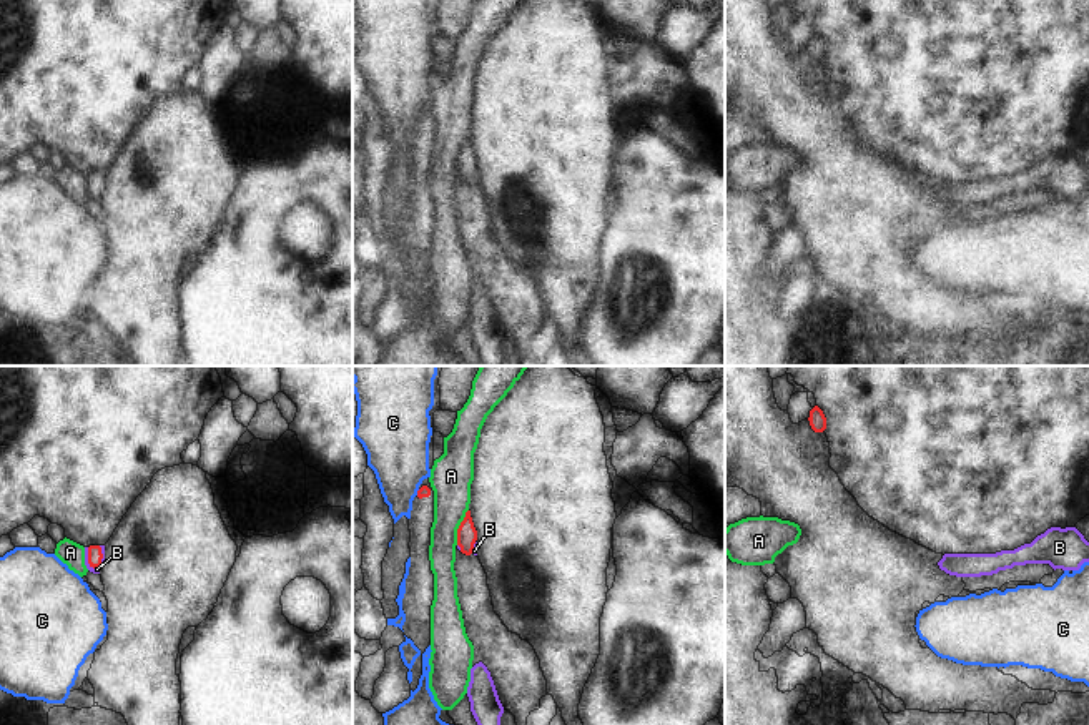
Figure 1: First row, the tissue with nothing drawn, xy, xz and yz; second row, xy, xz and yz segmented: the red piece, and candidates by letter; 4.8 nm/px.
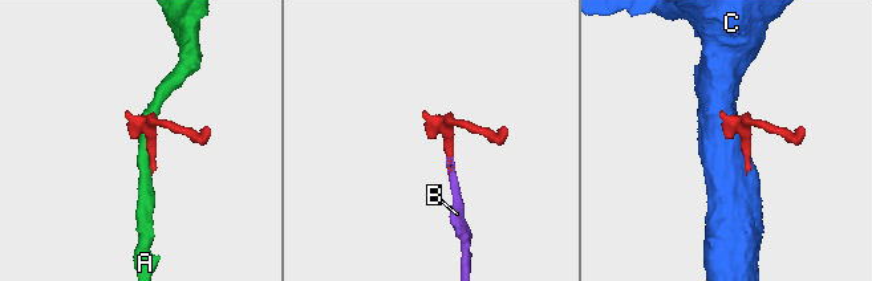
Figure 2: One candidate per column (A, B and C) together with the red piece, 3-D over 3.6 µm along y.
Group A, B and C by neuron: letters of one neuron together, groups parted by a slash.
A / B / C

